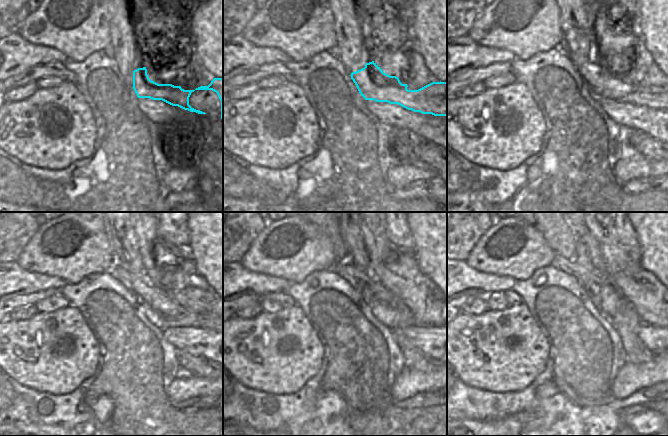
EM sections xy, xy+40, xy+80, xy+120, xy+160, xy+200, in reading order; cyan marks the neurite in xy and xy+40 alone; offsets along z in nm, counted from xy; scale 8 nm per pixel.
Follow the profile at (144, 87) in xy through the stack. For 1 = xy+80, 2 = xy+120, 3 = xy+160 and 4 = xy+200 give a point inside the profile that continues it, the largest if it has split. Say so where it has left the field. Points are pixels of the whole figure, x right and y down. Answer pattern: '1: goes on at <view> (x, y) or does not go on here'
1: goes on at xy+80 (601, 79)
2: goes on at xy+120 (176, 315)
3: goes on at xy+160 (360, 279)
4: goes on at xy+200 (567, 266)

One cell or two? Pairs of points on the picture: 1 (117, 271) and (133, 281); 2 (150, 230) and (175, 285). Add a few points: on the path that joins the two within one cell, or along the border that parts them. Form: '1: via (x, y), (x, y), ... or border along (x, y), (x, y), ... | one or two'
1: via (121, 274), (129, 280) | one
2: via (149, 244), (149, 253), (153, 264), (161, 271) | one

